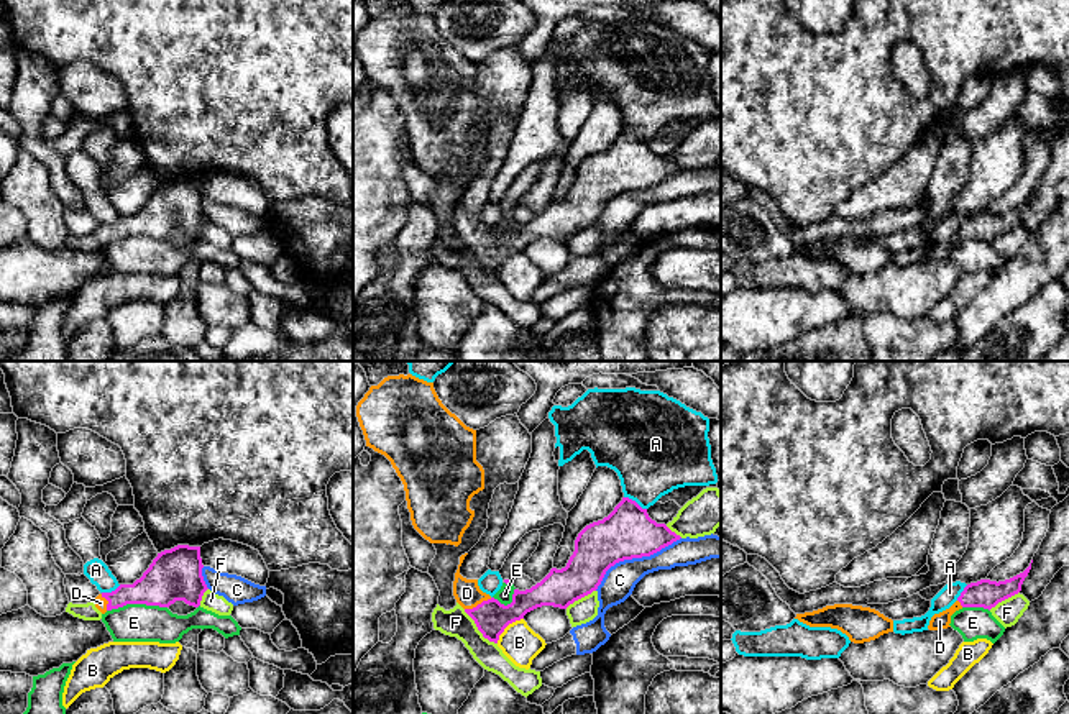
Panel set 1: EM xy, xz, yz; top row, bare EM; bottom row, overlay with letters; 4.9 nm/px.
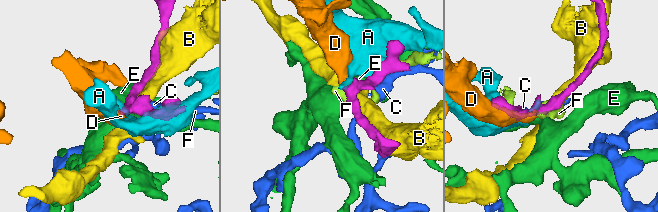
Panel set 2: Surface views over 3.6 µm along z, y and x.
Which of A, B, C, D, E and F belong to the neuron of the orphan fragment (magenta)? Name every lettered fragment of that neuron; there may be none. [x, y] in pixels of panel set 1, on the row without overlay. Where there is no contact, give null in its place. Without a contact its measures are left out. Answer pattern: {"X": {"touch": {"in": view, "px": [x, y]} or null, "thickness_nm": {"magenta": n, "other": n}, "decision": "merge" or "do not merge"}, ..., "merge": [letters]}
{"A": {"touch": {"in": "xz", "px": [634, 133]}, "thickness_nm": {"magenta": 260, "other": 400}, "decision": "do not merge"}, "B": {"touch": {"in": "xz", "px": [506, 258]}, "thickness_nm": {"magenta": 170, "other": 180}, "decision": "do not merge"}, "C": {"touch": {"in": "xz", "px": [634, 189]}, "thickness_nm": {"magenta": 260, "other": 160}, "decision": "do not merge"}, "D": {"touch": {"in": "xz", "px": [478, 237]}, "thickness_nm": {"magenta": 170, "other": 130}, "decision": "merge"}, "E": {"touch": {"in": "xy", "px": [137, 235]}, "thickness_nm": {"magenta": 260, "other": 190}, "decision": "do not merge"}, "F": {"touch": {"in": "xz", "px": [478, 261]}, "thickness_nm": {"magenta": 170, "other": 140}, "decision": "do not merge"}, "merge": ["D"]}

